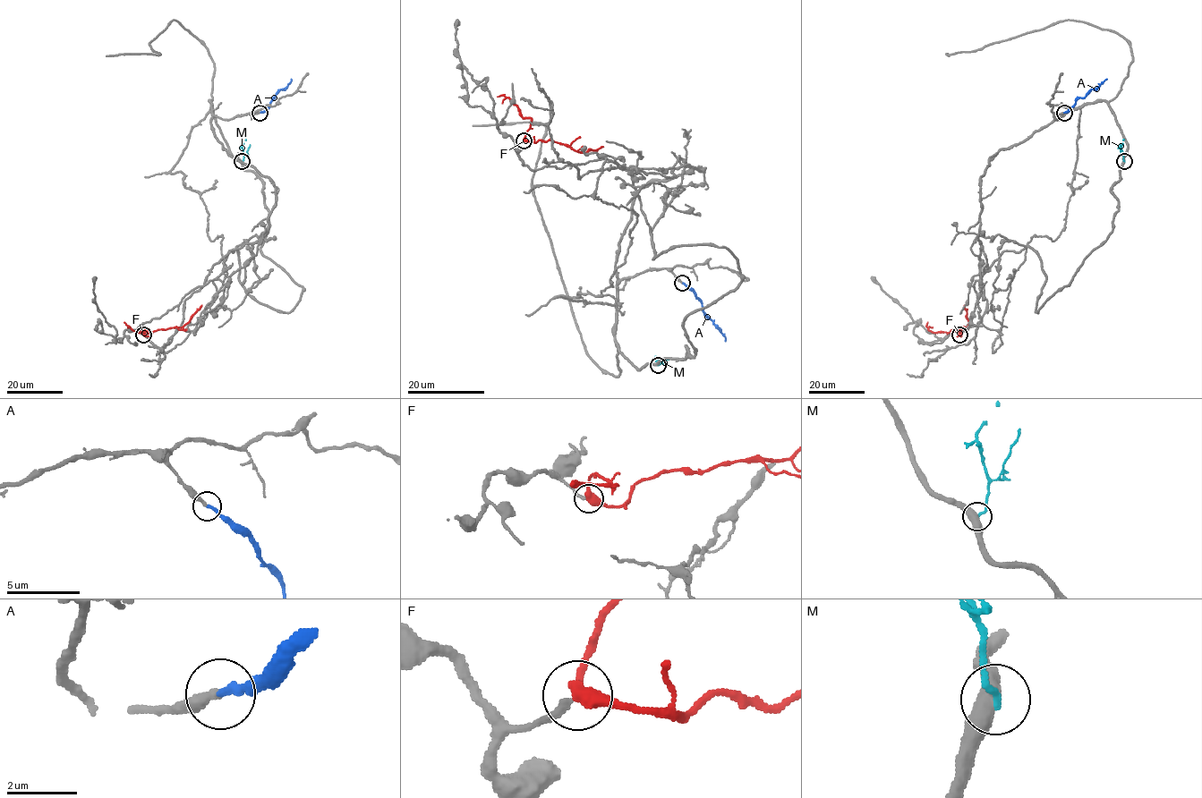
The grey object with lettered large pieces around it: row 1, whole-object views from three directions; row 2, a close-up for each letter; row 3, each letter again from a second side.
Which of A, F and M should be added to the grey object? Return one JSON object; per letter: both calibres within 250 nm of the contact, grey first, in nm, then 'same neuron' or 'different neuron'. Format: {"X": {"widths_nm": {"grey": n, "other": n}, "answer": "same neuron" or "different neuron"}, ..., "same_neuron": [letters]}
{"A": {"widths_nm": {"grey": 280, "other": 220}, "answer": "same neuron"}, "F": {"widths_nm": {"grey": 200, "other": 420}, "answer": "different neuron"}, "M": {"widths_nm": {"grey": 460, "other": 200}, "answer": "different neuron"}, "same_neuron": ["A"]}

